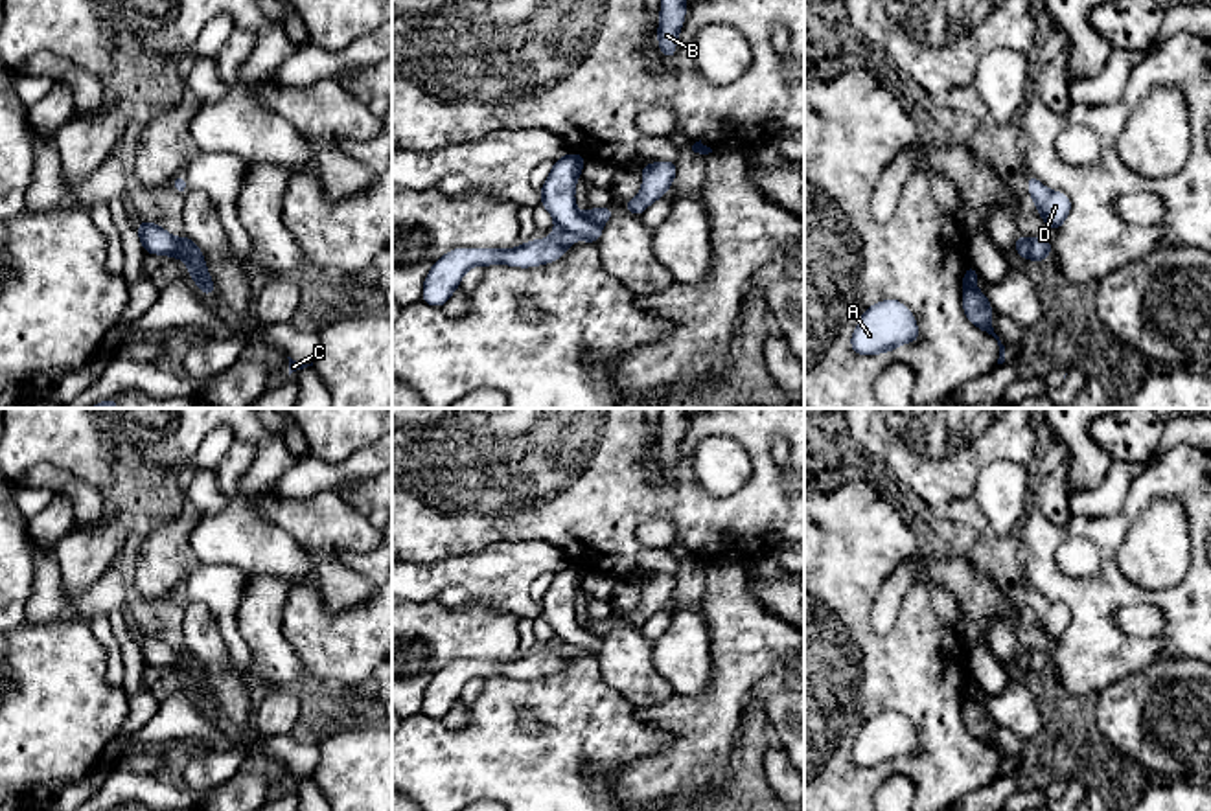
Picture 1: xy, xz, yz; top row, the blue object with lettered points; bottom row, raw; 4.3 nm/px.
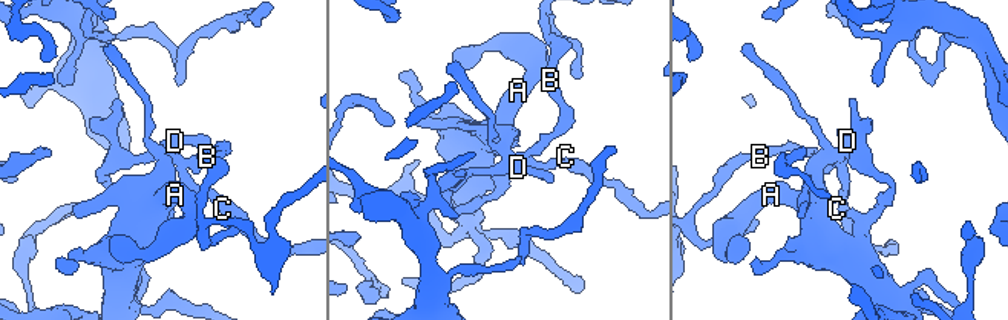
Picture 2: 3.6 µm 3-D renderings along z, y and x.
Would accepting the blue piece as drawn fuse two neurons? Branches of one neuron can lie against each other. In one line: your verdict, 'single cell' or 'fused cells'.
fused cells

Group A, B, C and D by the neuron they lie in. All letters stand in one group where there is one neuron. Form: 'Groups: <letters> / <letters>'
Groups: A C D / B

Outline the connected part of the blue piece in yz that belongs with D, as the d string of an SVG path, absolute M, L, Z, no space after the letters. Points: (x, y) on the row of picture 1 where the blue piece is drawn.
M1027 175L1027 188L1045 224L1053 232L1058 230L1071 211L1069 197L1062 191L1047 189L1038 178L1031 175Z

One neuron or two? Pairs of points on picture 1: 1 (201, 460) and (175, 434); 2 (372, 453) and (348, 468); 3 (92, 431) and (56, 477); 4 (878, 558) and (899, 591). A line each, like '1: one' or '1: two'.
1: two
2: one
3: two
4: two

